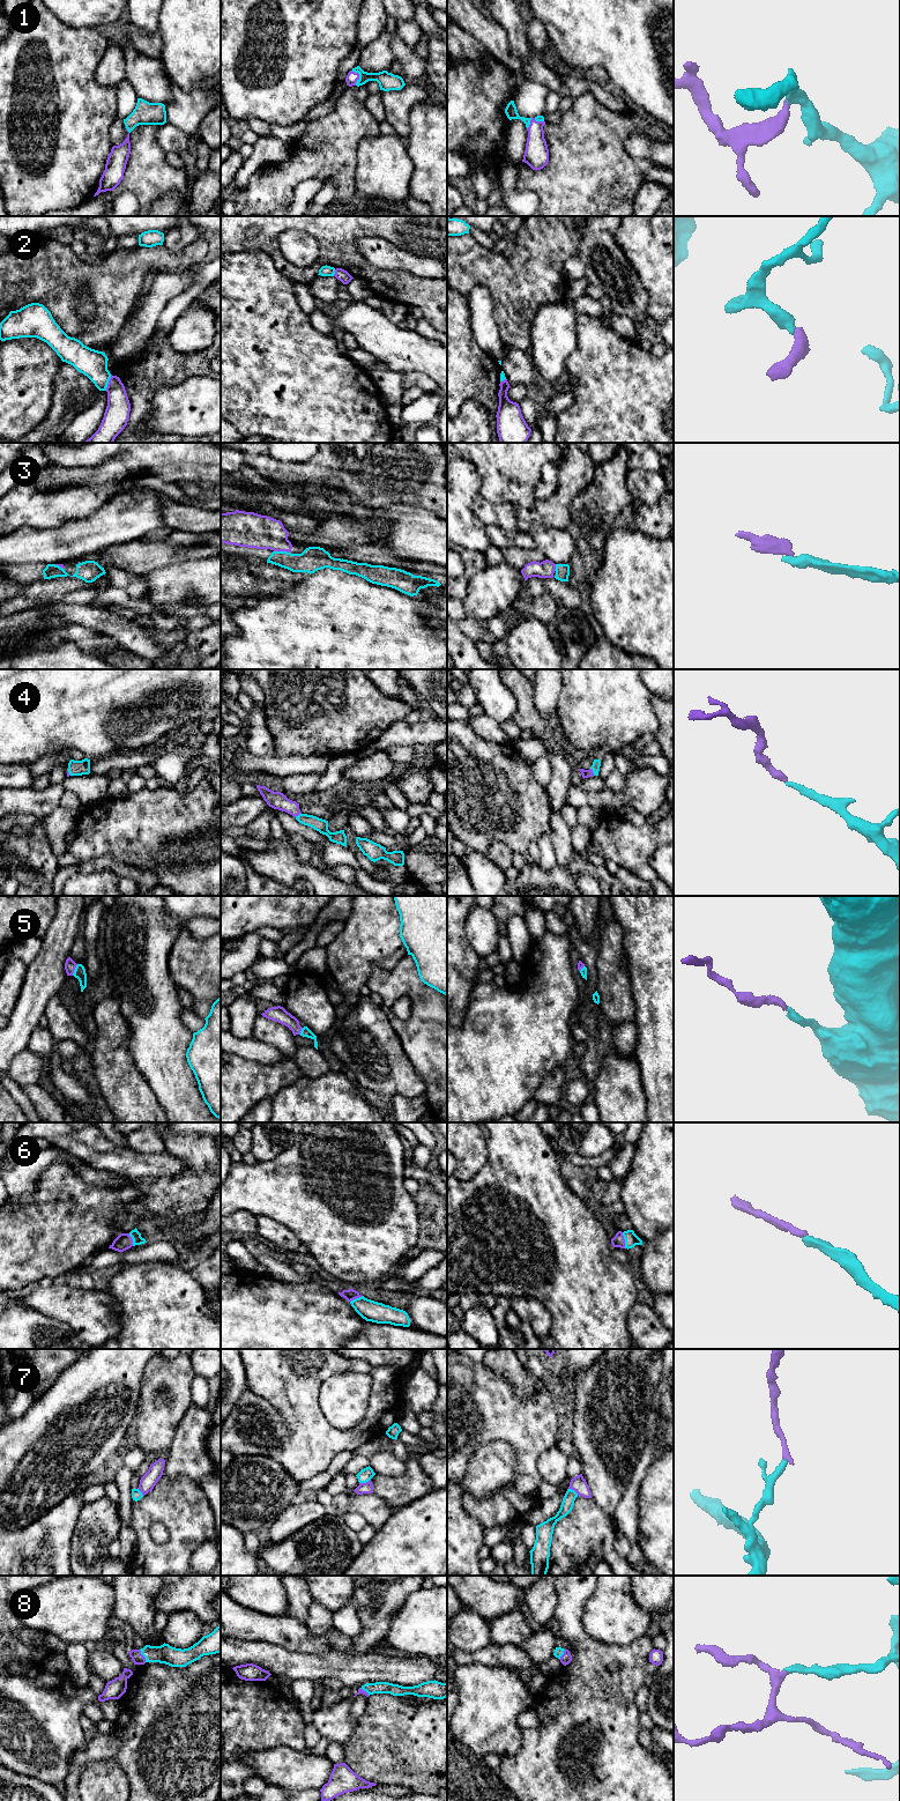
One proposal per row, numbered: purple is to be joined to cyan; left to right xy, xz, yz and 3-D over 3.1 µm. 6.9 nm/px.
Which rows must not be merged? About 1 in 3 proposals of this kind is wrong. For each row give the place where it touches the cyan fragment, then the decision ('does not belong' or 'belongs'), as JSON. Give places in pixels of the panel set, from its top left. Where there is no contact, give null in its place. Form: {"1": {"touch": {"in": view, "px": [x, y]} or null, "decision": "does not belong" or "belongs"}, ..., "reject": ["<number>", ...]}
{"1": {"touch": {"in": "xz", "px": [359, 76]}, "decision": "belongs"}, "2": {"touch": {"in": "xy", "px": [108, 383]}, "decision": "does not belong"}, "3": {"touch": {"in": "xz", "px": [282, 551]}, "decision": "belongs"}, "4": {"touch": {"in": "yz", "px": [593, 771]}, "decision": "belongs"}, "5": {"touch": {"in": "xy", "px": [74, 970]}, "decision": "belongs"}, "6": {"touch": {"in": "yz", "px": [625, 1240]}, "decision": "belongs"}, "7": {"touch": {"in": "xz", "px": [364, 1482]}, "decision": "does not belong"}, "8": {"touch": {"in": "xy", "px": [142, 1654]}, "decision": "belongs"}, "reject": ["2", "7"]}

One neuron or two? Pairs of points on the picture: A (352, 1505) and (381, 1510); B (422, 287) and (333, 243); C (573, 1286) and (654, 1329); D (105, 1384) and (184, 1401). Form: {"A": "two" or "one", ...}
{"A": "one", "B": "one", "C": "two", "D": "two"}

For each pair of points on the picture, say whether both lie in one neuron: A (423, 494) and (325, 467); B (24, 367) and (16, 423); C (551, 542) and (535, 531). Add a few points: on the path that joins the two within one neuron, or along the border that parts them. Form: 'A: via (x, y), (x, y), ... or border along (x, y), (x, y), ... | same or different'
A: via (402, 469), (350, 467) | same
B: via (17, 380), (16, 409) | same
C: via (548, 540), (538, 532) | same

